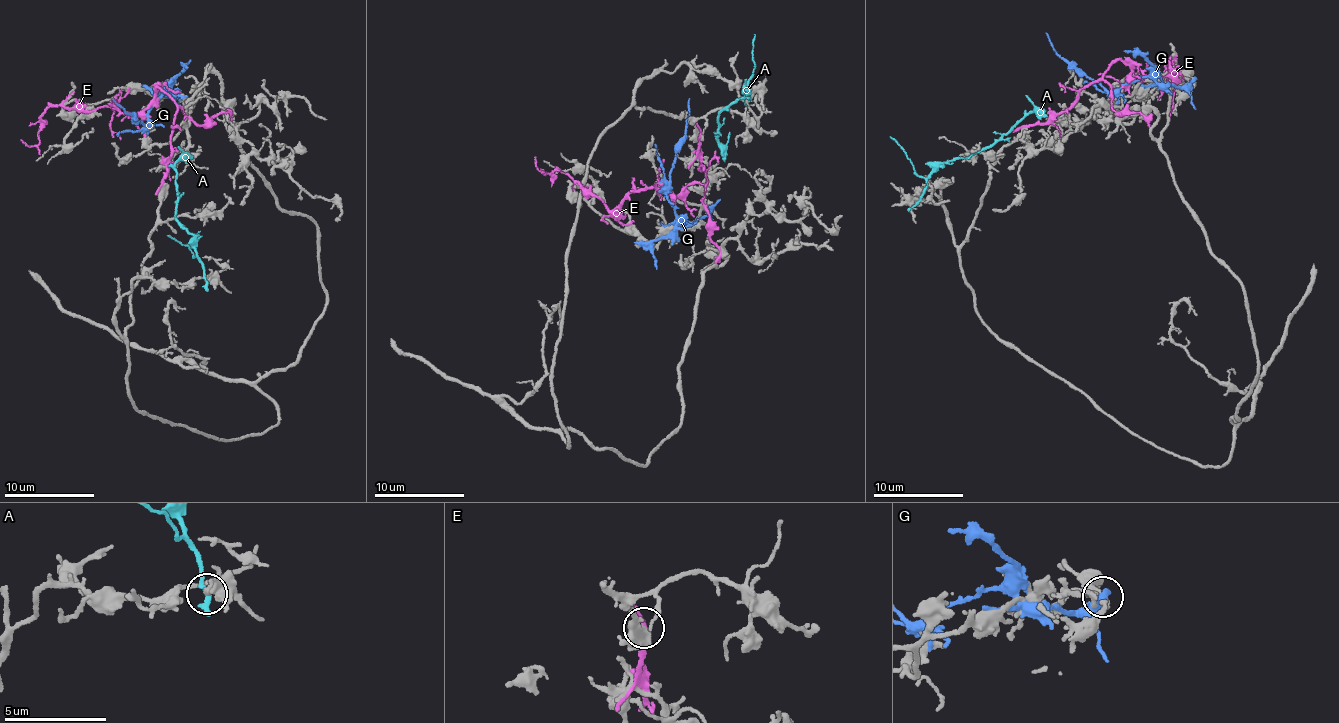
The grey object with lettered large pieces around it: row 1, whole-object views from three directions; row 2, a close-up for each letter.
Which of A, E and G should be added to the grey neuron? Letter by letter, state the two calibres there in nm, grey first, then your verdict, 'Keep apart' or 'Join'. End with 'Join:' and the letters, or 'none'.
A: Thickness 300 nm (grey) against 320 nm. Keep apart
E: Thickness 600 nm (grey) against 190 nm. Keep apart
G: Thickness 320 nm (grey) against 480 nm. Keep apart
Join: none

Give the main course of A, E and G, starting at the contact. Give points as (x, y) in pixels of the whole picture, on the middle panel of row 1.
A: (750, 92), (748, 94), (748, 90), (743, 98), (736, 98), (722, 111), (716, 137), (724, 144), (728, 131)
E: (699, 132), (698, 167), (707, 182), (676, 195), (634, 191), (610, 210), (559, 170), (543, 174), (534, 157)
G: (640, 244), (650, 245), (661, 239), (677, 222), (676, 210), (668, 195), (668, 184), (685, 126), (689, 98)

